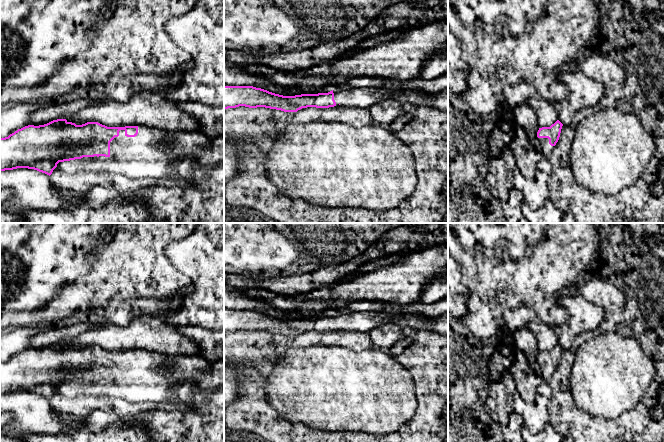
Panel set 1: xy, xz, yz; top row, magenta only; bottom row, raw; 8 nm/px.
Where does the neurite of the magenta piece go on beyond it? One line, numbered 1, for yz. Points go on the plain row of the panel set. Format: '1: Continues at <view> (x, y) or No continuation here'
1: Continues at yz (545, 372)

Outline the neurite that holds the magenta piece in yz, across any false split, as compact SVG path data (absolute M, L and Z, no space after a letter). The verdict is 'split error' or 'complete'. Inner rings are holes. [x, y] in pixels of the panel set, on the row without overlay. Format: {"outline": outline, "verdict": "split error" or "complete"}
{"outline": "M557 344L550 351L539 352L537 361L539 365L539 375L543 381L549 382L554 370L559 364L563 348Z", "verdict": "split error"}

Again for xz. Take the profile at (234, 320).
{"outline": "M224 310L224 334L245 330L265 331L284 336L297 336L302 332L329 332L337 329L369 332L383 324L395 323L414 328L433 330L448 336L448 313L429 318L417 313L388 314L386 312L333 313L328 317L283 320L253 310Z", "verdict": "split error"}

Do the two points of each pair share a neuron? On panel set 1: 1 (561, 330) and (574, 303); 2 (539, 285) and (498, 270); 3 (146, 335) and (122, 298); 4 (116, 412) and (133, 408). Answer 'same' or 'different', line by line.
1: same
2: same
3: different
4: same

